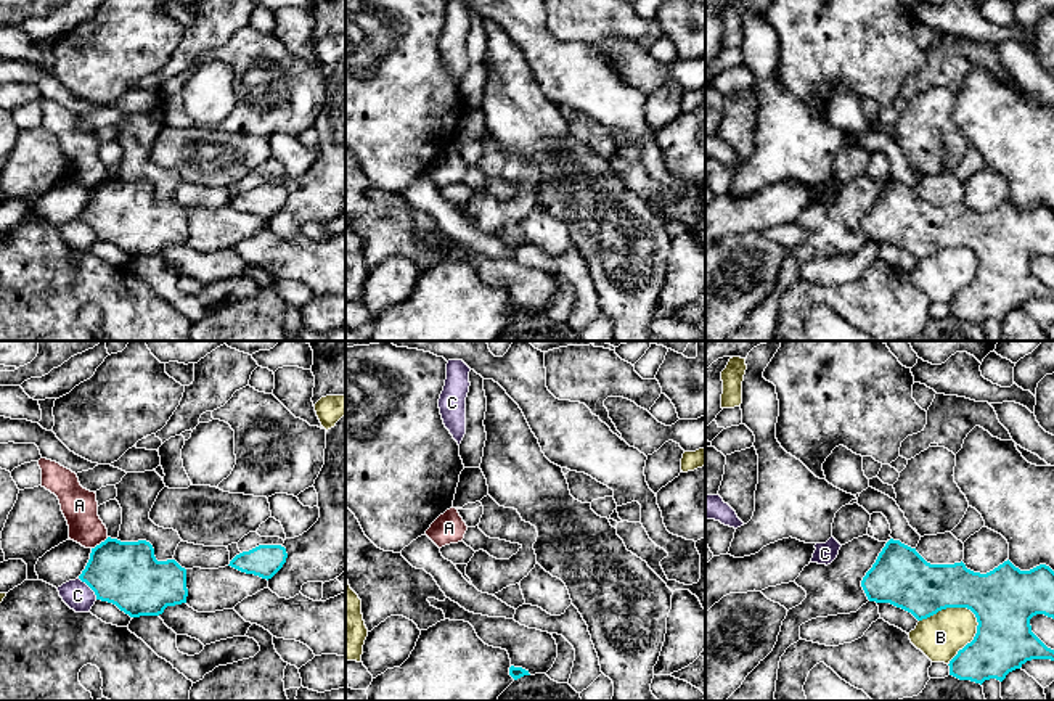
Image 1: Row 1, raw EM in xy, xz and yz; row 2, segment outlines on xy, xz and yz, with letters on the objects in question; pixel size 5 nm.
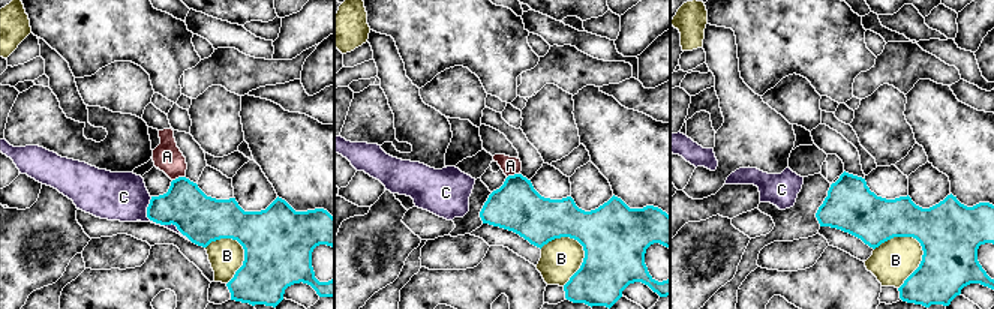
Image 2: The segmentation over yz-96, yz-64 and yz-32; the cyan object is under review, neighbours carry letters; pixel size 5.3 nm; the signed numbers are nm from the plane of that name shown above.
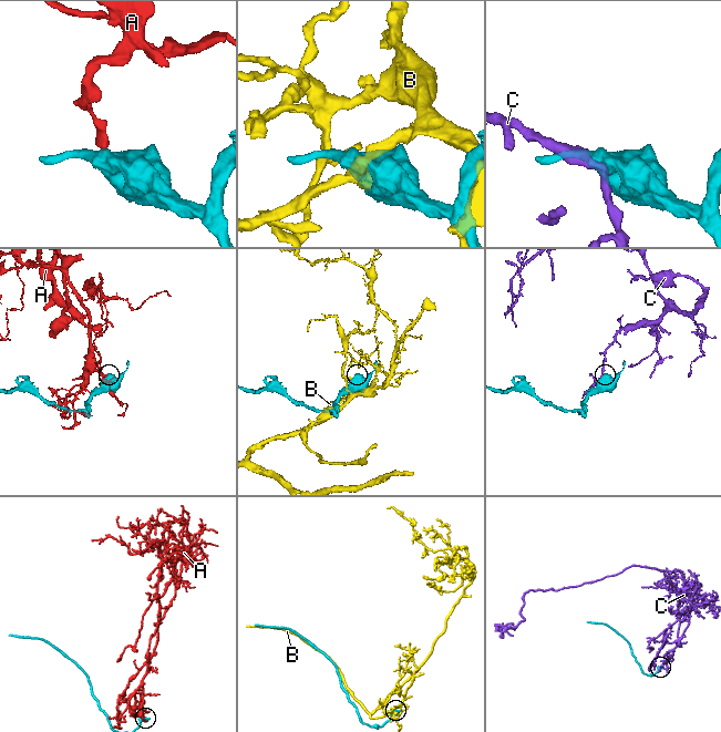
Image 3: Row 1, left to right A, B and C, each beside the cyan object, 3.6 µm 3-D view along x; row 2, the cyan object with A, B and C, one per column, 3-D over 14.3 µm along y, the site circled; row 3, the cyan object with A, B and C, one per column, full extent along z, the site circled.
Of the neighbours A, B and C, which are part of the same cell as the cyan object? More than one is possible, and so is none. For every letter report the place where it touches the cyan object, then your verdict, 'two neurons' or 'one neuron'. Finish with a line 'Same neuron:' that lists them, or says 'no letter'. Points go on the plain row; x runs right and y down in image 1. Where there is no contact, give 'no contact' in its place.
A: xy (102, 182) | two neurons
B: yz (974, 277) | two neurons
C: xy (90, 227) | two neurons
Same neuron: no letter

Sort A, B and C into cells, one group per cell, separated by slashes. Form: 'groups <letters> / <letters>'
groups A / B / C

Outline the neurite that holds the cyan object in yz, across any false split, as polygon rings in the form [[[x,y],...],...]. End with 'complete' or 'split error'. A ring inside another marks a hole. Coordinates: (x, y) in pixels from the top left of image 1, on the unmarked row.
[[[890,178],[872,207],[861,220],[869,241],[890,243],[911,252],[917,260],[927,259],[946,248],[967,248],[977,257],[977,273],[950,301],[950,315],[959,320],[983,323],[1020,309],[1032,299],[1054,301],[1054,289],[1048,288],[1033,272],[1030,259],[1044,254],[1054,259],[1054,211],[1040,204],[1020,211],[1009,199],[987,214],[974,212],[966,204],[930,204],[916,188]]]; complete

